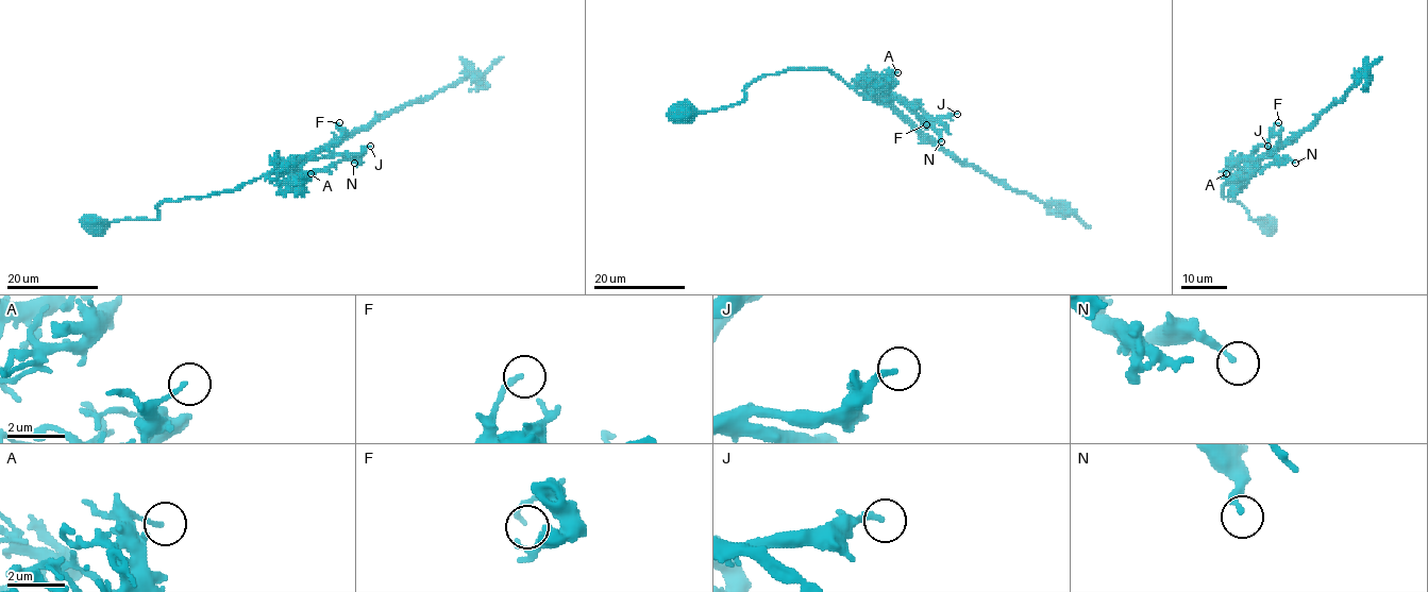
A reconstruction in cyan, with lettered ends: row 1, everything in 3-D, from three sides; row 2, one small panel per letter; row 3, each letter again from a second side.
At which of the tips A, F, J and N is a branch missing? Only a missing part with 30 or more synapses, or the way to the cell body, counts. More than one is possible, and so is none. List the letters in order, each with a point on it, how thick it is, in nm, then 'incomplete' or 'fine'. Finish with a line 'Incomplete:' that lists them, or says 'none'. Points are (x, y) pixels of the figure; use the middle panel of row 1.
A: at (897, 72); 140 nm thick; fine
F: at (926, 124); 160 nm thick; fine
J: at (957, 114); 240 nm thick; fine
N: at (941, 141); 190 nm thick; fine
Incomplete: none

